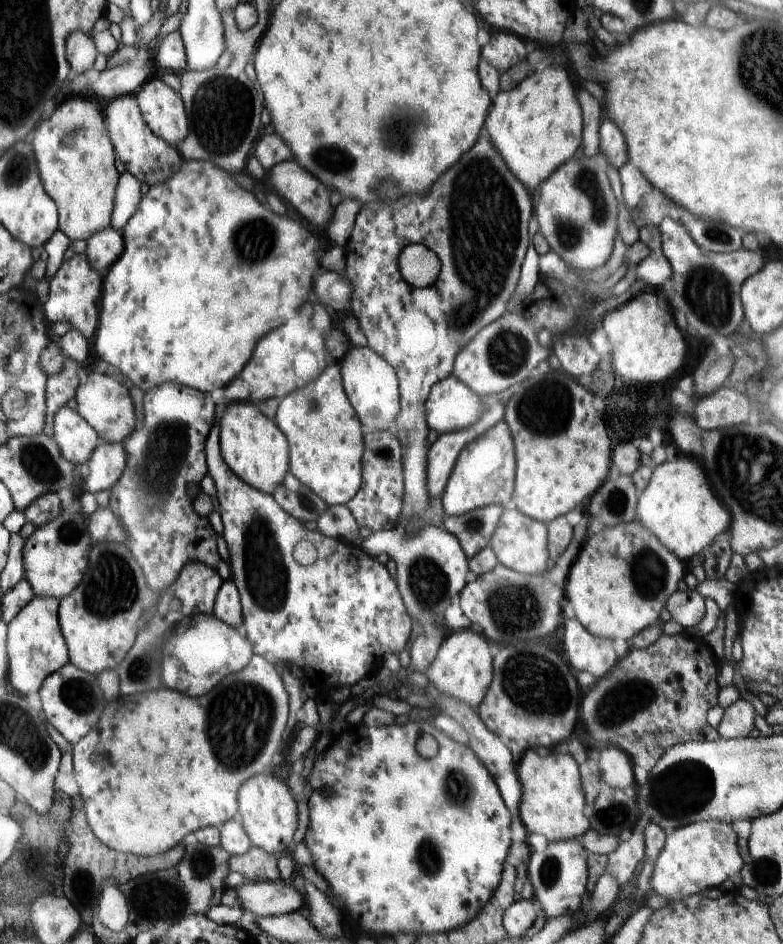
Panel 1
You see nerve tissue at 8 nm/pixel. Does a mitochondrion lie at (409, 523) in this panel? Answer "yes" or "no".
no

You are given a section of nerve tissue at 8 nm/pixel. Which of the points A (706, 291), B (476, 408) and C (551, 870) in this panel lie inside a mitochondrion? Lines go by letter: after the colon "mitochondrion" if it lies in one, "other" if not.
A: mitochondrion
B: other
C: mitochondrion

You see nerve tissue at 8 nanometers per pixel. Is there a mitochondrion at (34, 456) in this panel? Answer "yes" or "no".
yes

